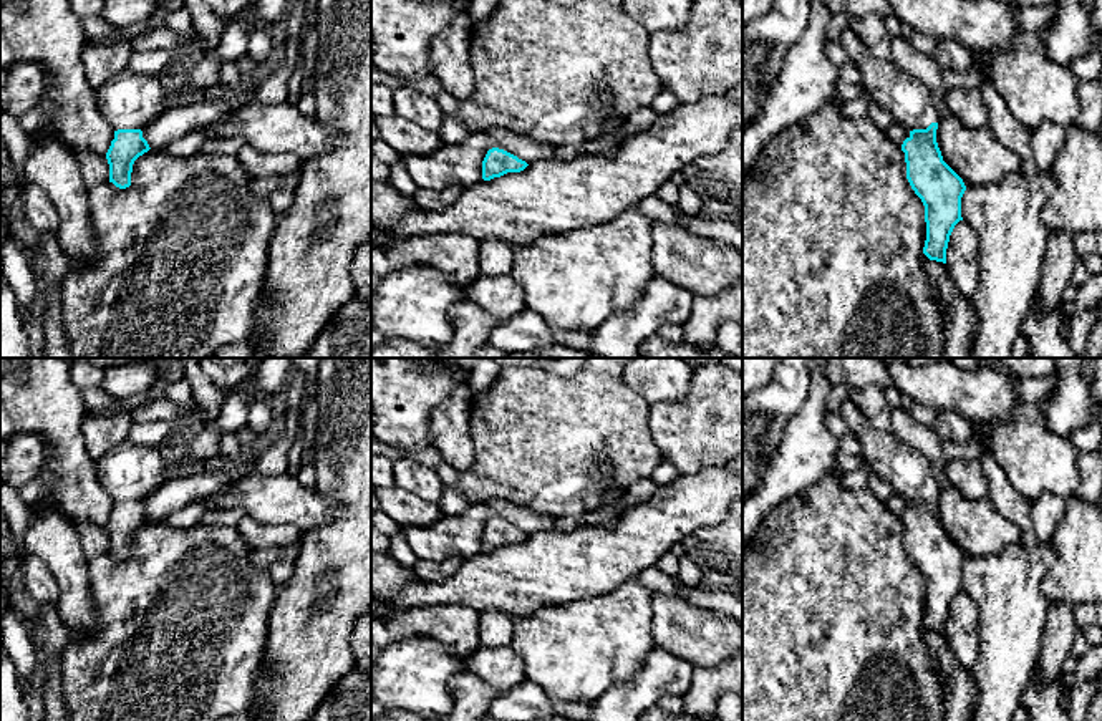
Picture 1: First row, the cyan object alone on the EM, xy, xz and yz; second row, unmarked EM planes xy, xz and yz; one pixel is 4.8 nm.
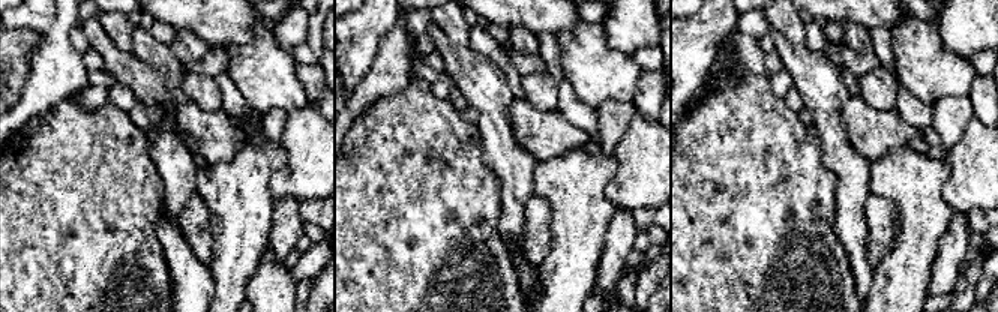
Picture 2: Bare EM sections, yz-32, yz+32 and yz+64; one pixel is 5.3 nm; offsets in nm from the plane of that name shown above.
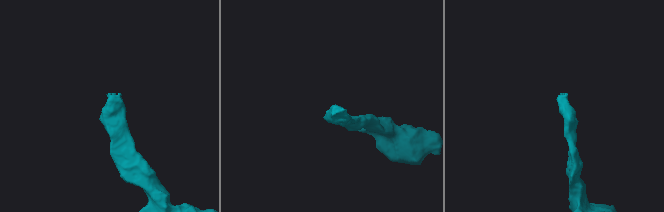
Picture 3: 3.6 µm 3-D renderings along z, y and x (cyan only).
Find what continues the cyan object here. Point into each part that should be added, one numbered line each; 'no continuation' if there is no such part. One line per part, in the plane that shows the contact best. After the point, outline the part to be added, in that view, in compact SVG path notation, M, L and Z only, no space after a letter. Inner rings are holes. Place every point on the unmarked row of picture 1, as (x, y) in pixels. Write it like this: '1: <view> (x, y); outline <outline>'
1: xy (130, 471); outline M124 439L96 461L99 484L114 502L144 501L162 487L169 452Z

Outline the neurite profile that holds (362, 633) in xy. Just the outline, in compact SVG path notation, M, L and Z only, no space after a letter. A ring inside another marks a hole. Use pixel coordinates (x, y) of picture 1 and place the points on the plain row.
M371 610L356 620L351 631L356 668L371 673Z

